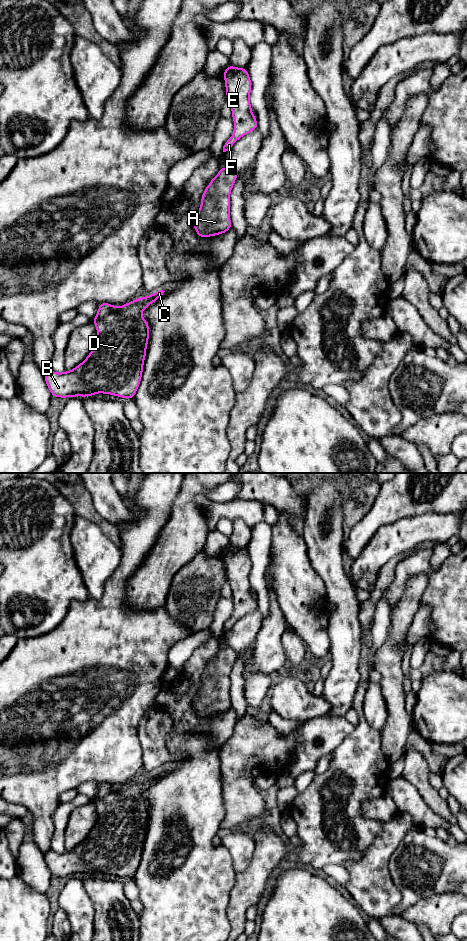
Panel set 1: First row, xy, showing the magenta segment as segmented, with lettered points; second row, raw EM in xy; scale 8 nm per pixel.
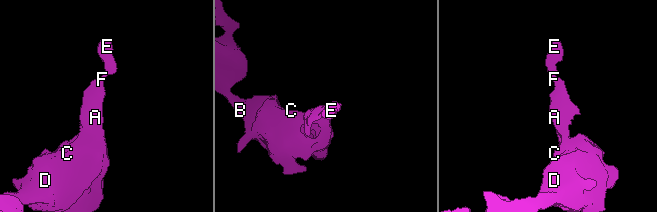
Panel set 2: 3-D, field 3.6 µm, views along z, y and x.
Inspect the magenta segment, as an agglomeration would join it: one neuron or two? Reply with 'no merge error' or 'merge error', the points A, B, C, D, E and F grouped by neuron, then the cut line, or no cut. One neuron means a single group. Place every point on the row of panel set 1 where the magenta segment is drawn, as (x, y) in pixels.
no merge error; groups A B C D E F; cut none

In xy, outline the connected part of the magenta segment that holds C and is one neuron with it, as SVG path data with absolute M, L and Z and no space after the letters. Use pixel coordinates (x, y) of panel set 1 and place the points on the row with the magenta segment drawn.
M163 290L157 291L120 307L115 307L110 303L99 303L98 312L92 320L98 338L89 355L70 371L57 373L50 370L44 375L52 397L87 397L103 393L134 399L140 385L149 340L149 324L142 317L141 312L157 301L164 292Z

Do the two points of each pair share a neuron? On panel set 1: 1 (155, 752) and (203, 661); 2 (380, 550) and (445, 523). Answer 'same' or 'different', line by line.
1: same
2: same

